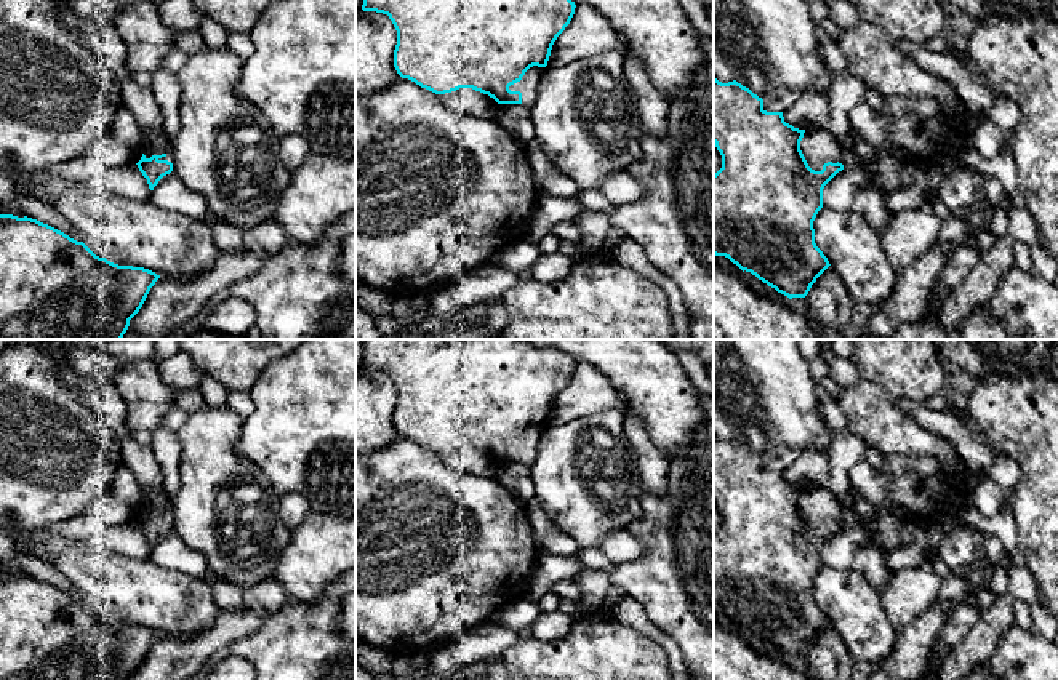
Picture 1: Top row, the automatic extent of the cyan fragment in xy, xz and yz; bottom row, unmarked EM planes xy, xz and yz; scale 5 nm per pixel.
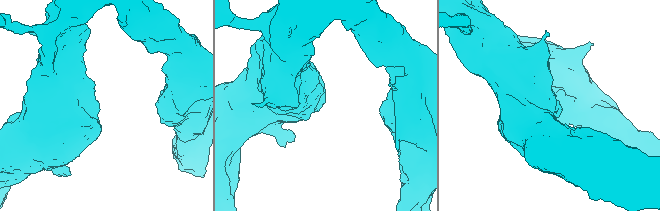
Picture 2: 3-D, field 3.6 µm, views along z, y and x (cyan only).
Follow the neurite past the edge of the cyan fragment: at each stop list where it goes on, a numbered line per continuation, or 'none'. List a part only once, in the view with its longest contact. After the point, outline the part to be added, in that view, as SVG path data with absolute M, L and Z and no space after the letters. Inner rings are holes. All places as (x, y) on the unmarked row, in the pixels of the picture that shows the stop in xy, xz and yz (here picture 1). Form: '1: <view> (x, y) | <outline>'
1: yz (818, 504) | M807 486L800 499L800 509L815 530L821 530L828 520L844 523L839 499L826 486Z

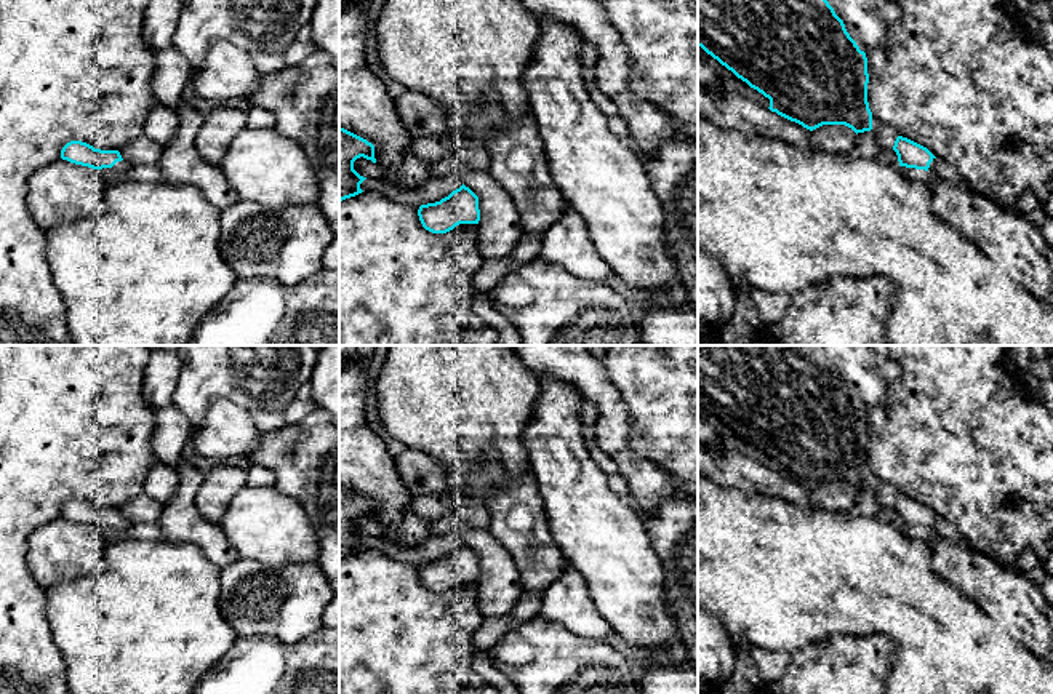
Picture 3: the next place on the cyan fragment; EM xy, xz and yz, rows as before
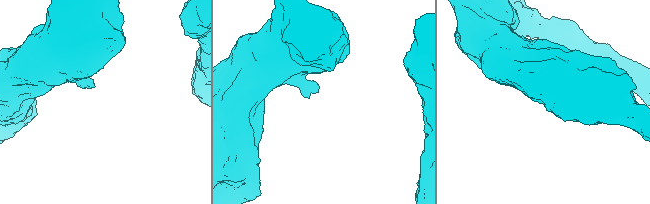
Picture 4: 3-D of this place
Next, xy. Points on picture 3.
1: xy (120, 525) | M122 518L122 520L117 520L112 526L102 526L102 528L99 528L99 529L102 529L102 531L110 531L110 529L123 531L123 529L126 529L130 524L131 524L130 521L126 521L125 518Z

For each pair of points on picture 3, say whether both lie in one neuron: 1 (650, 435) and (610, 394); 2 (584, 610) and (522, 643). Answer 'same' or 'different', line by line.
1: different
2: different

